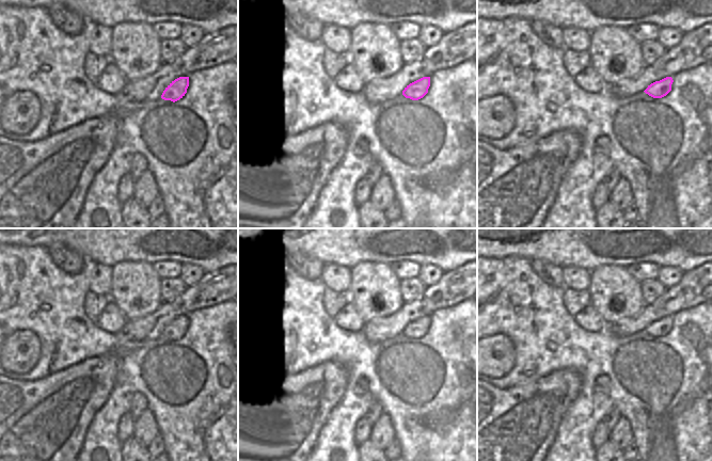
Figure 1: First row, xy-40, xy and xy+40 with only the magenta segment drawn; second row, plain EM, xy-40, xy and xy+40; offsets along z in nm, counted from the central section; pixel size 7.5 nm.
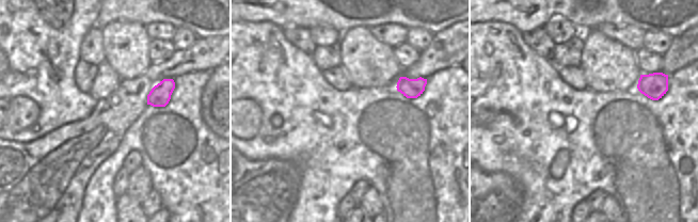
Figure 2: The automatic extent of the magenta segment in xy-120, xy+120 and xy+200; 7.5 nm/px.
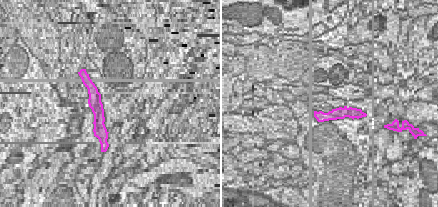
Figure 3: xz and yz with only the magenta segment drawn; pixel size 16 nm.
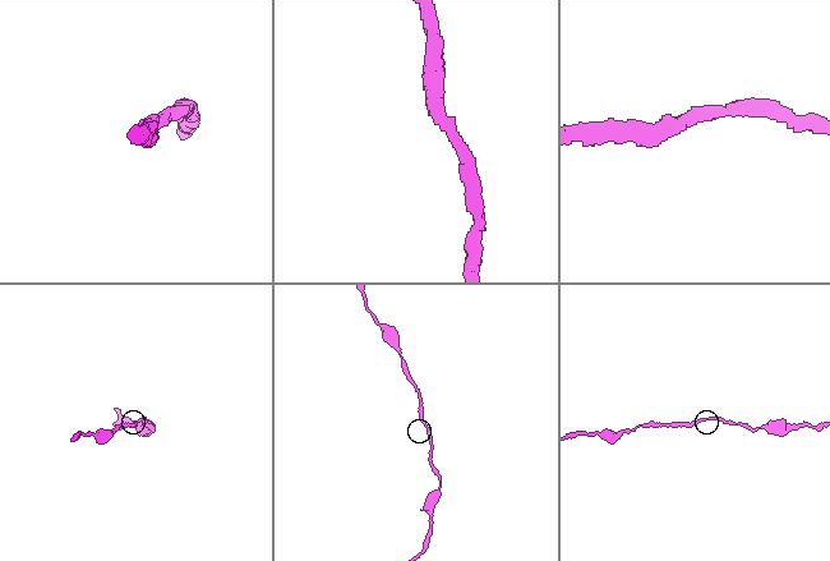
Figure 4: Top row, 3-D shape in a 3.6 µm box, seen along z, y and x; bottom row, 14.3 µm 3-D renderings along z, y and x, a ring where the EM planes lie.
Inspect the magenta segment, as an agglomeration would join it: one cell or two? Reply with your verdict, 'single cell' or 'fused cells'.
single cell

